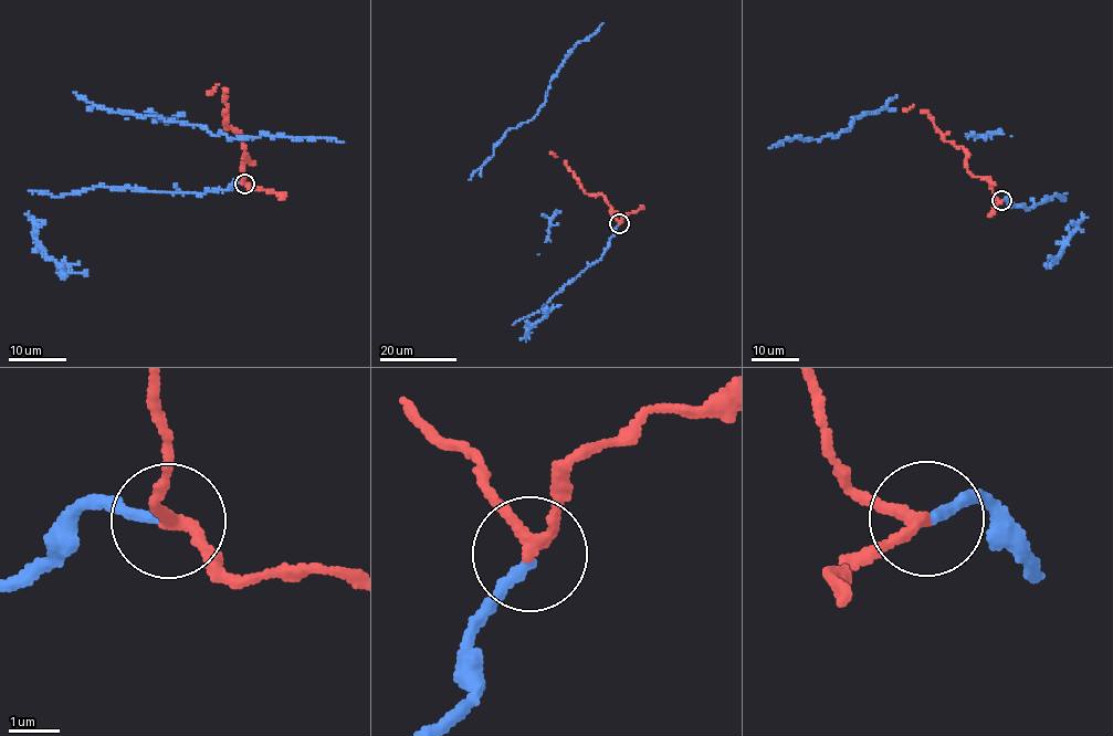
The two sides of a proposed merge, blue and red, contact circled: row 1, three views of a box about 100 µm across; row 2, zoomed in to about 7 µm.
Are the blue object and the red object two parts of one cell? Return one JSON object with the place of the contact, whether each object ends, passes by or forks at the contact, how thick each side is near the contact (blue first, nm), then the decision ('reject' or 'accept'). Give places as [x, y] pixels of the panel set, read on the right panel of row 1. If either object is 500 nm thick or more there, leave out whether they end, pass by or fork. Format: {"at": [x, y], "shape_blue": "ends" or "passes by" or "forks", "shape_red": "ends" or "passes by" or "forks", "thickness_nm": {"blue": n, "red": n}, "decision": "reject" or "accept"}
{"at": [1001, 200], "shape_blue": "ends", "shape_red": "passes by", "thickness_nm": {"blue": 220, "red": 220}, "decision": "accept"}

